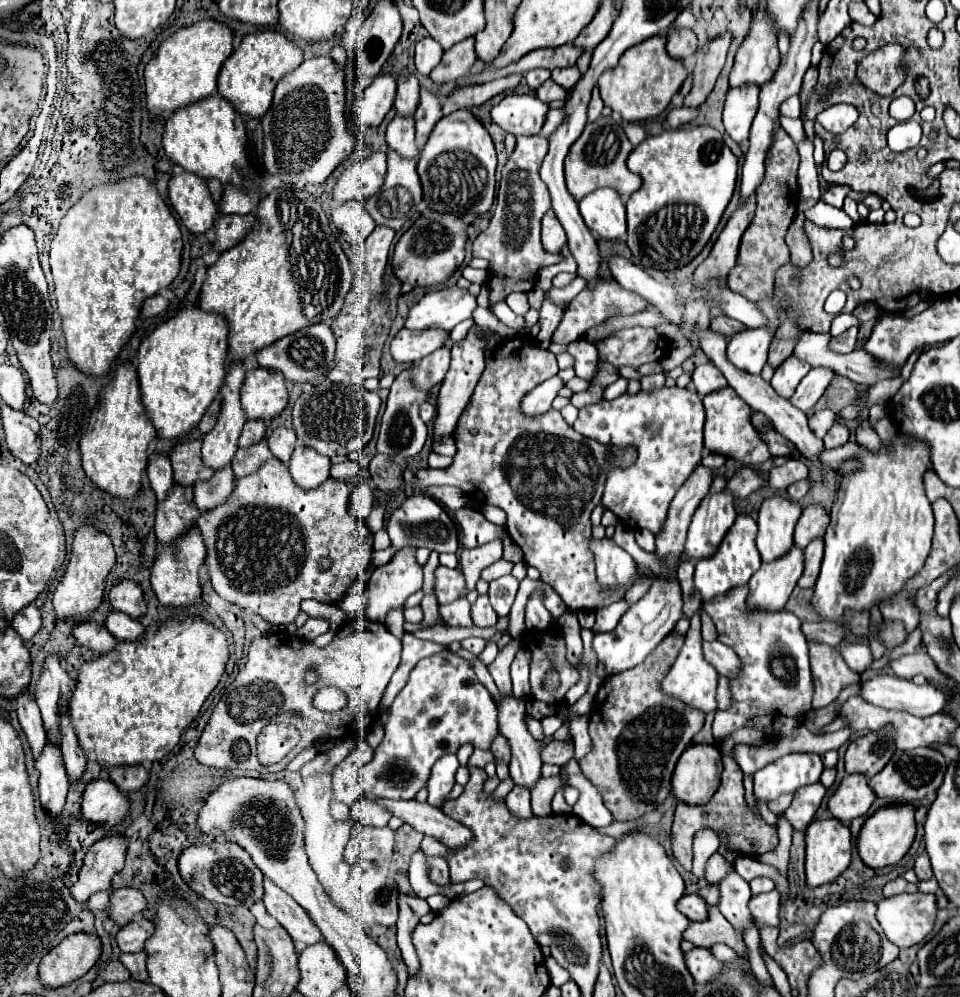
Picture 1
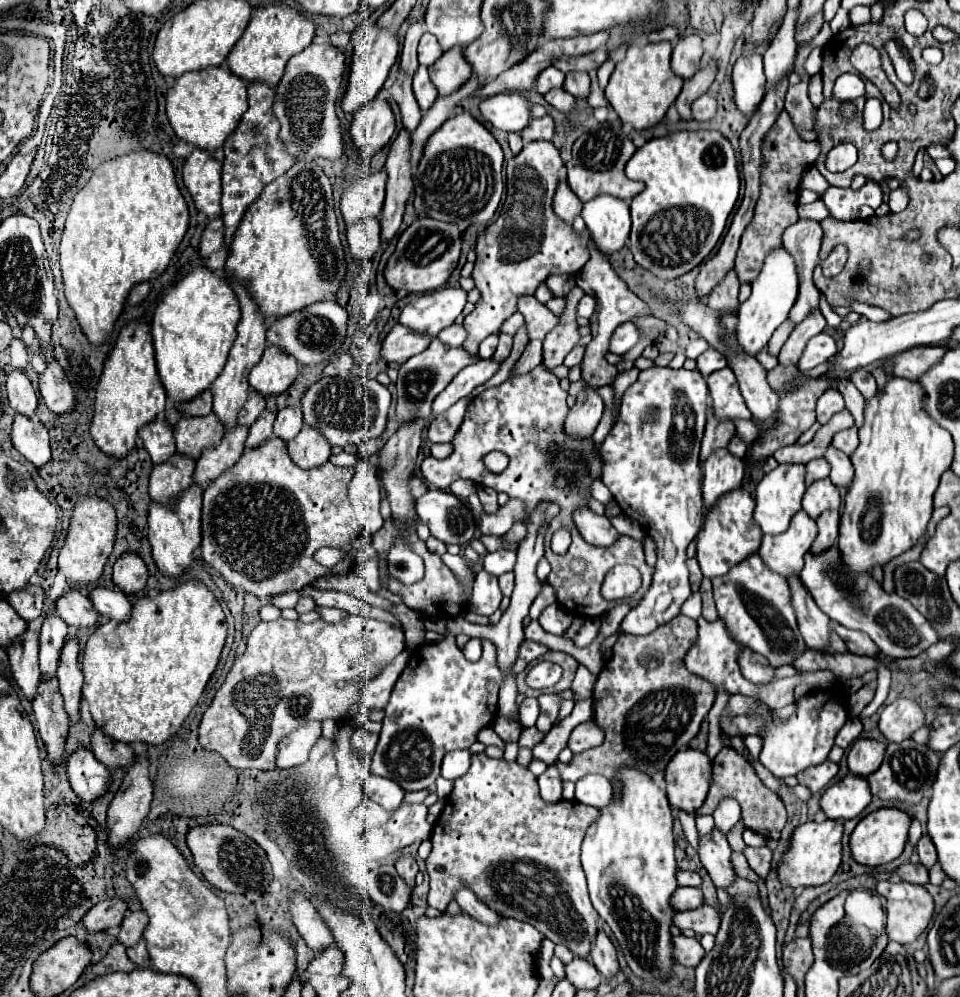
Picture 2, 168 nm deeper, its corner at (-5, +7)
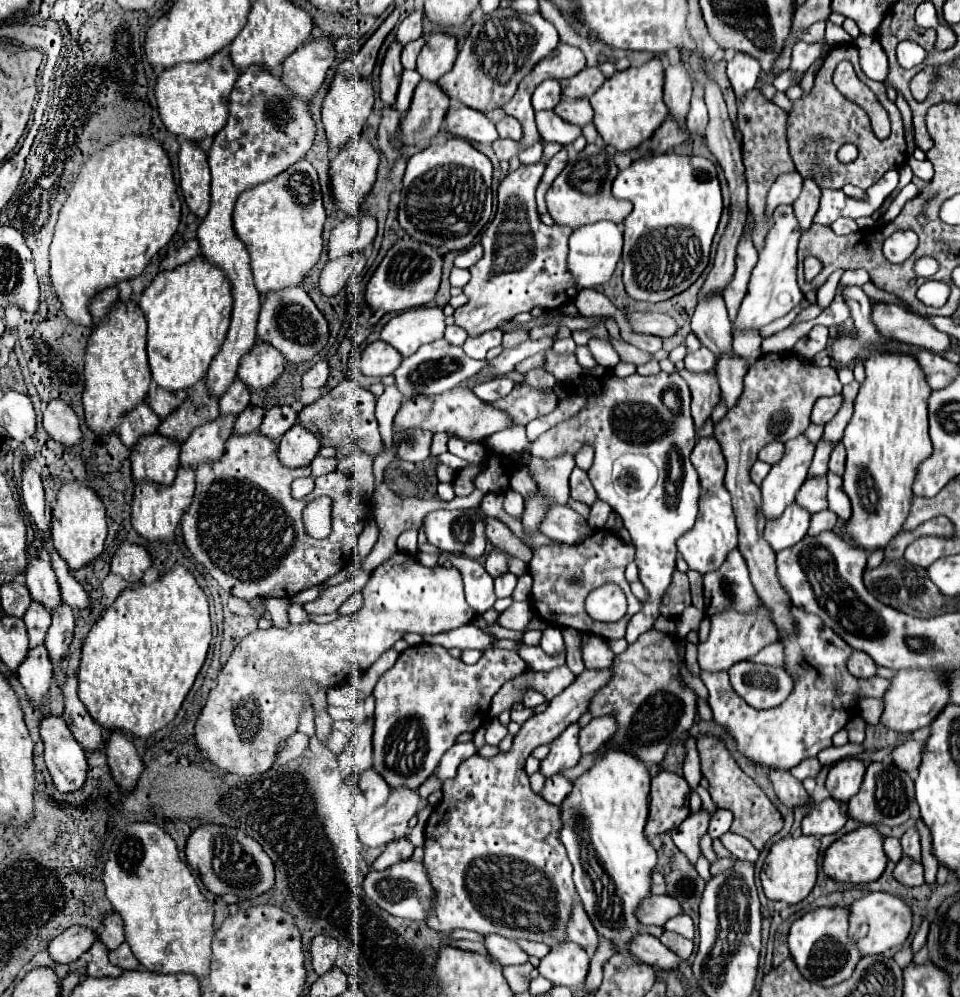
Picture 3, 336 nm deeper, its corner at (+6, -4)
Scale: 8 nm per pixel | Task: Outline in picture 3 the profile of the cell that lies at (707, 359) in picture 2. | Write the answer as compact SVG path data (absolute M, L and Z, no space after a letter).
M699 347L685 357L685 367L689 371L709 371L715 367L715 355L707 347Z

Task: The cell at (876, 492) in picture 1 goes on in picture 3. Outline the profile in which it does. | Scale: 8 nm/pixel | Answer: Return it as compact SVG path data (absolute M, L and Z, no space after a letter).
M873 351L865 361L865 381L841 439L847 449L843 483L853 505L847 533L861 549L875 551L885 547L901 531L909 515L915 467L931 457L933 451L927 433L927 399L931 391L915 355Z

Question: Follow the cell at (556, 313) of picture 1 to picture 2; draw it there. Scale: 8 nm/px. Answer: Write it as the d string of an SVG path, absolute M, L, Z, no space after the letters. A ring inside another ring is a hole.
M530 340L528 350L522 354L522 358L516 362L514 372L530 372L530 368L538 366L542 362L542 340ZM532 348L532 350L530 350Z

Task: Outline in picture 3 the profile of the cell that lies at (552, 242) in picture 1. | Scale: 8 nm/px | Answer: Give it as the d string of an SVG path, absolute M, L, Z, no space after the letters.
M561 149L545 167L545 173L543 173L543 179L537 187L537 211L539 213L547 213L547 207L545 207L545 193L547 189L551 187L551 183L555 181L555 177L565 169L567 165L567 149Z

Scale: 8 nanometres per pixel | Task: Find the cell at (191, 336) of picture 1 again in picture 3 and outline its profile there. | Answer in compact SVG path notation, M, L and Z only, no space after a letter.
M203 255L181 267L159 271L141 293L139 307L147 317L147 353L155 383L167 391L179 391L205 377L209 363L219 353L229 329L233 295L227 275Z

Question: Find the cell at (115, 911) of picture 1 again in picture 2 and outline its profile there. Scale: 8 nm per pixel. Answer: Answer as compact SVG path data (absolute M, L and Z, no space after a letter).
M110 898L104 902L98 902L94 908L90 908L90 912L82 918L82 924L90 930L106 930L112 926L120 926L124 916L128 912L128 904L122 898Z

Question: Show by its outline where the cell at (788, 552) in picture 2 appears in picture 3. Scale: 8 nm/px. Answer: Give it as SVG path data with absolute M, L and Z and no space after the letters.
M793 501L779 515L779 519L771 519L771 523L767 521L765 539L769 541L775 553L793 547L795 543L799 543L799 539L803 539L803 535L807 535L809 519L811 515L807 513L807 509L803 509L799 503Z

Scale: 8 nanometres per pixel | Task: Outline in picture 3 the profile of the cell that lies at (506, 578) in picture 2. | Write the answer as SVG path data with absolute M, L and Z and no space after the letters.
M511 571L499 575L495 579L495 593L497 593L497 597L511 597L515 585L517 585L517 575L513 575Z

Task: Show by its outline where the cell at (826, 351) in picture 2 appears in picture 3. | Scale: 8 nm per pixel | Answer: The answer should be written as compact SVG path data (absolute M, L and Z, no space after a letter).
M815 325L809 335L805 335L803 339L797 341L795 345L795 353L799 359L803 361L813 361L815 353L819 353L821 349L827 347L827 341L829 341L829 329L823 327L823 325Z

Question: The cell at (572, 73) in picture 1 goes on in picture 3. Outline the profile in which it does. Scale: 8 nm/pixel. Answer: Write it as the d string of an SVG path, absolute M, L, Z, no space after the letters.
M561 99L561 103L555 107L555 113L573 125L585 127L587 123L593 121L593 109L589 105L589 101L585 99Z

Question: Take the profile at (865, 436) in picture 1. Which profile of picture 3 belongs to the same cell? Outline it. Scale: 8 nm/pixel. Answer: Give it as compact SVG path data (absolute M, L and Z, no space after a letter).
M793 351L783 353L767 353L761 355L745 375L745 387L735 407L727 411L727 415L715 423L715 439L723 447L723 455L727 461L725 487L733 497L733 509L737 517L739 529L739 551L747 561L749 575L759 599L771 607L773 621L781 633L791 633L793 617L789 613L789 595L783 591L777 575L775 575L775 551L763 539L765 517L763 517L763 499L761 489L749 479L751 463L757 461L757 453L773 441L785 443L787 439L803 433L809 427L811 407L817 397L837 395L841 391L841 381L837 379L835 367L817 367L811 363L801 363Z

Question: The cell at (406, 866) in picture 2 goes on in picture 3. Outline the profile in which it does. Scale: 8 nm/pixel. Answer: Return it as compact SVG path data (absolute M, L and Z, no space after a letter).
M403 837L403 839L393 839L391 843L387 843L385 851L375 859L373 863L373 869L375 871L383 871L387 867L391 867L393 863L397 863L399 859L405 859L405 857L411 857L413 855L413 845L409 841L409 837Z

